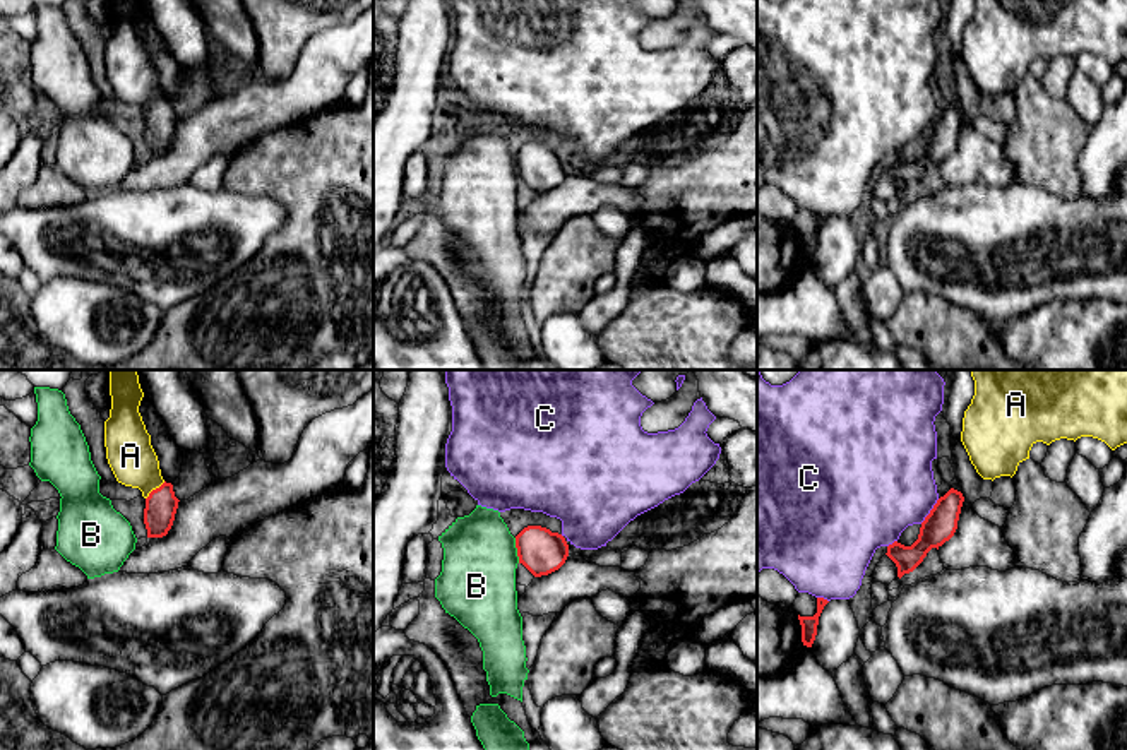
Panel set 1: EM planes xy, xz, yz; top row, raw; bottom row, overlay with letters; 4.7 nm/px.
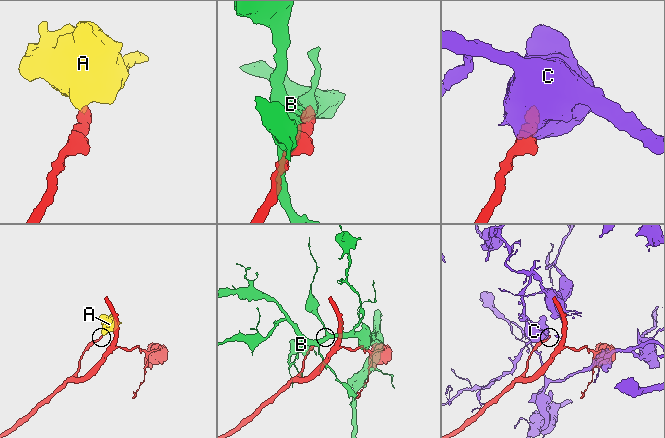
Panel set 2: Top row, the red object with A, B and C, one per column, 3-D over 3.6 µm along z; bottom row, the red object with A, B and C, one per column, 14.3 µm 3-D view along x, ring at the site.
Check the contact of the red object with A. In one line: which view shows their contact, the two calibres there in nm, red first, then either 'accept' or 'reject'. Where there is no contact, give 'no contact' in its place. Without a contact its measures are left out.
contact in xy; calibres 150 and 220 nm; accept

